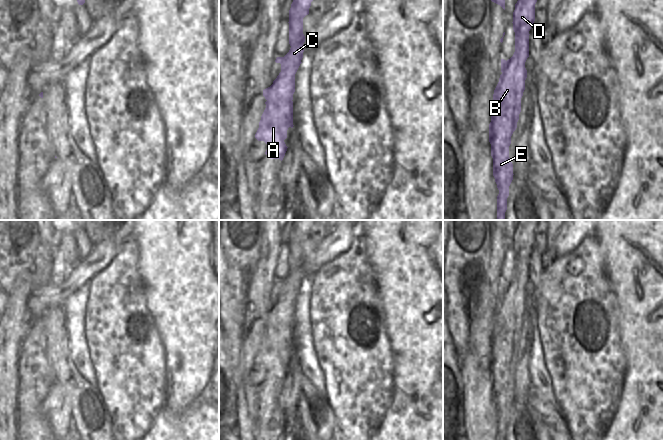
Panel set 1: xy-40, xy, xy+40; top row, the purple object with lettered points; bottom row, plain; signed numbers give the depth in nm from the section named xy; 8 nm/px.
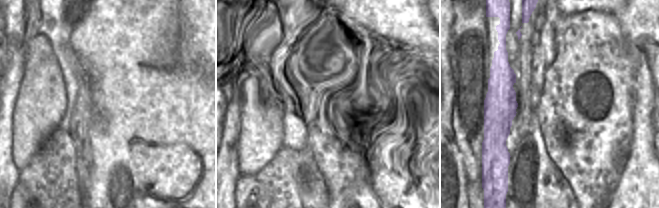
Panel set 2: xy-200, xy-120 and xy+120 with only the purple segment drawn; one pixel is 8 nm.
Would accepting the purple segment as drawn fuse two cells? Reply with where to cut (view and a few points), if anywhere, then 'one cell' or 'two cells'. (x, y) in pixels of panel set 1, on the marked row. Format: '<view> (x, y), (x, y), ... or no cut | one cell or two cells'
xy+40 (494, 92), (496, 100), (515, 99), (520, 101) | two cells

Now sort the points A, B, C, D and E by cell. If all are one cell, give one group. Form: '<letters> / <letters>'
A E / B C D

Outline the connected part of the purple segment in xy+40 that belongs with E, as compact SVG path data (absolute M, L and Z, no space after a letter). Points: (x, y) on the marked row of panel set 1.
M495 93L491 104L489 142L493 158L493 176L499 190L497 196L497 220L505 220L509 186L513 180L513 164L509 158L511 136L517 128L521 101L508 99L496 101Z

